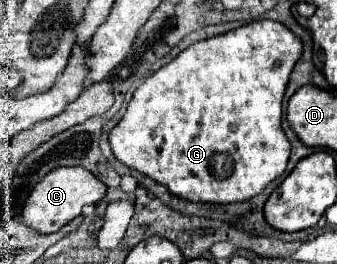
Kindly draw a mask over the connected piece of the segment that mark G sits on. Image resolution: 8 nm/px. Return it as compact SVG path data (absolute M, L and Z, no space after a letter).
M253 20L245 26L239 26L227 34L221 36L213 36L201 42L191 44L189 48L185 48L177 58L173 58L169 64L161 66L155 74L151 74L133 94L125 116L121 118L121 122L109 132L109 144L117 156L119 162L123 162L125 166L139 170L147 176L151 176L153 180L157 180L159 184L167 186L175 196L185 198L189 202L213 202L213 204L231 204L231 202L243 202L249 200L257 194L261 194L265 190L265 186L269 182L273 182L275 178L279 178L285 168L287 168L287 160L291 154L291 144L289 138L285 136L283 128L281 128L281 102L289 84L289 76L297 64L297 60L301 58L303 52L303 42L299 36L295 36L287 26L283 26L281 22L275 20Z

